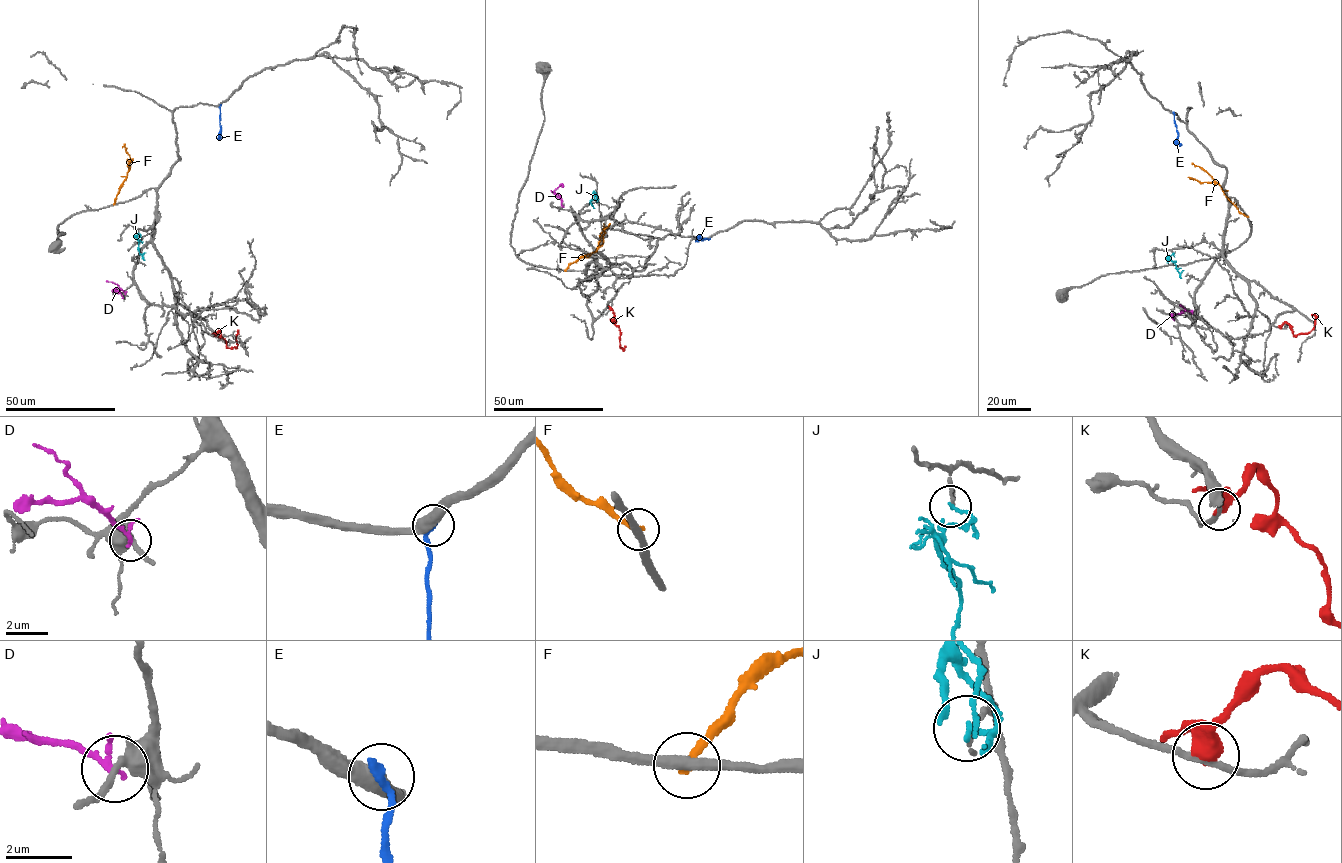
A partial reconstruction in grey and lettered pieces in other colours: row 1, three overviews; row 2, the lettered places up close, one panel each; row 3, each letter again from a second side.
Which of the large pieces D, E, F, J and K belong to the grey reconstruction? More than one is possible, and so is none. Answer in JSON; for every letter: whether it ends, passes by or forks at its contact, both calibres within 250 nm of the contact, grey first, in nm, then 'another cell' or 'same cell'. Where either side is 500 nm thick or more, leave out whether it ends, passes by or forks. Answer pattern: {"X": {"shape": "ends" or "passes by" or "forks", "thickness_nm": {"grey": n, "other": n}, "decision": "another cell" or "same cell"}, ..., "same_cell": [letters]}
{"D": {"shape": "ends", "thickness_nm": {"grey": 320, "other": 220}, "decision": "another cell"}, "E": {"shape": "ends", "thickness_nm": {"grey": 460, "other": 280}, "decision": "another cell"}, "F": {"shape": "ends", "thickness_nm": {"grey": 320, "other": 240}, "decision": "another cell"}, "J": {"shape": "ends", "thickness_nm": {"grey": 130, "other": 170}, "decision": "another cell"}, "K": {"shape": "passes by", "thickness_nm": {"grey": 180, "other": 440}, "decision": "another cell"}, "same_cell": []}

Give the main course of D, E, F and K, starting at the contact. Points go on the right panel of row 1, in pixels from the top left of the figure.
D: (1192, 312), (1171, 315), (1174, 320)
E: (1173, 113), (1177, 142), (1182, 145)
F: (1247, 217), (1206, 172), (1192, 163)
K: (1280, 327), (1286, 322), (1294, 335), (1309, 332), (1314, 325), (1315, 316), (1311, 314)

